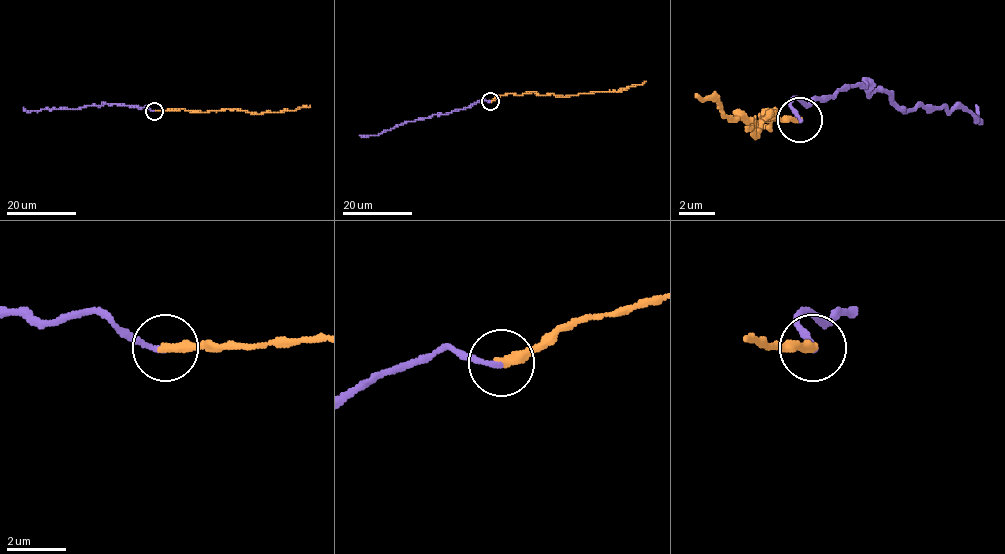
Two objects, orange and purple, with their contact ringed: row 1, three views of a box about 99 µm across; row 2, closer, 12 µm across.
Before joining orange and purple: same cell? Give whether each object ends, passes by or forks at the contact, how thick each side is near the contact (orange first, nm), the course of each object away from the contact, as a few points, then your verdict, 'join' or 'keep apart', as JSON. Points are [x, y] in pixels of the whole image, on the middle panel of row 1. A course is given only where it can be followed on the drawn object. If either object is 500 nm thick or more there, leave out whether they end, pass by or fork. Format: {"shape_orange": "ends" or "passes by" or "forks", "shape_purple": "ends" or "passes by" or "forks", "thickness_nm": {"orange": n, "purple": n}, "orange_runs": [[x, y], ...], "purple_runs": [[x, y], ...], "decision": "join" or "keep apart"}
{"shape_orange": "ends", "shape_purple": "ends", "thickness_nm": {"orange": 340, "purple": 190}, "orange_runs": [[490, 101], [509, 93], [570, 96], [620, 91], [646, 81]], "purple_runs": [[490, 101], [479, 101], [466, 108], [405, 122], [375, 135], [359, 135]], "decision": "join"}

